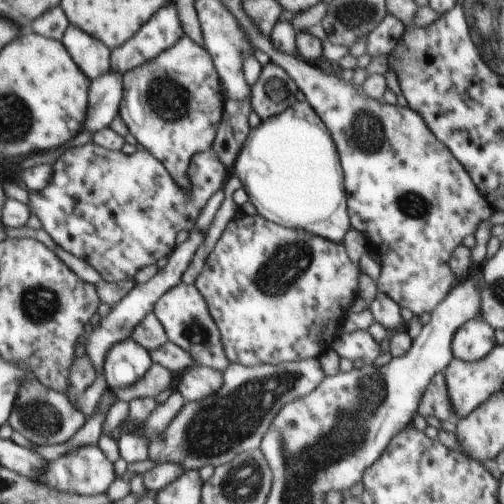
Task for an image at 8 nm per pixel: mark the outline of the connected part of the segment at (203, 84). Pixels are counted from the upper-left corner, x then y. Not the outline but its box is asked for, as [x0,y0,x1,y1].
[119,36,224,191]

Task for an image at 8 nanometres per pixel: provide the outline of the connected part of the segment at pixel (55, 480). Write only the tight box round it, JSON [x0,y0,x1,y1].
[36,445,116,496]

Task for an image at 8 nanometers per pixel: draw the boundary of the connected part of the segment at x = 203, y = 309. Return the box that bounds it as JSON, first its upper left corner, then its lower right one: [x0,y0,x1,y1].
[153,283,230,371]

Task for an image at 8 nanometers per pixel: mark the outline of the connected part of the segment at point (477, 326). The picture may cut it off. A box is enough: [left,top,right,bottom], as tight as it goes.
[451,316,497,361]

